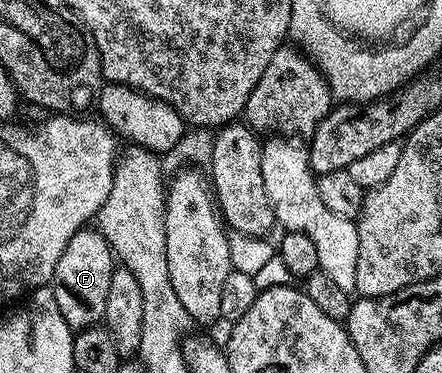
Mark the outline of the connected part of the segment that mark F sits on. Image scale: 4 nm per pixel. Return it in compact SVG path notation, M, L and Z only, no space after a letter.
M84 229L69 237L65 245L65 253L61 253L61 261L57 261L57 269L49 286L57 301L57 309L61 309L61 317L65 317L72 332L78 333L87 327L94 327L104 322L105 297L109 297L109 281L116 266L117 260L111 250L111 244L105 241L105 237L98 229Z

